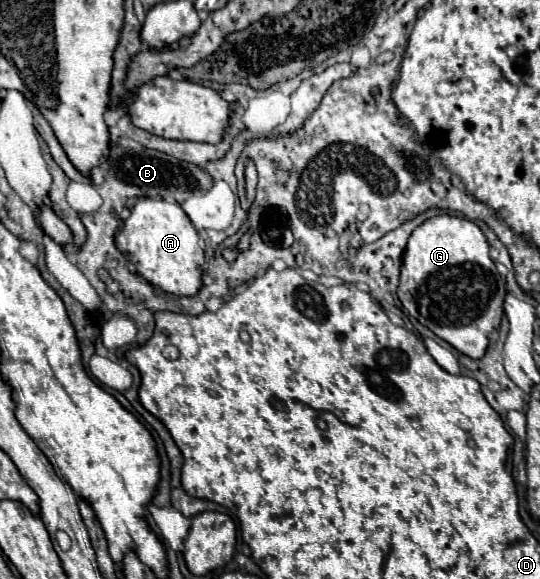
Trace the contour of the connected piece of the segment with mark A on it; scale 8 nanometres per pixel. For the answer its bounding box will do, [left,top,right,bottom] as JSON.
[116,199,204,295]

